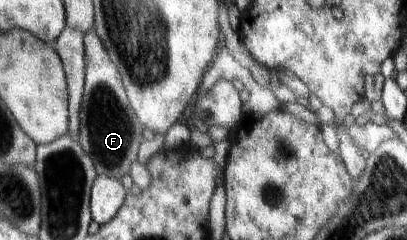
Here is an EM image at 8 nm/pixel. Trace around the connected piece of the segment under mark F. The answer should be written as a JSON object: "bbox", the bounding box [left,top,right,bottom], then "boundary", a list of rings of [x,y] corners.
{"bbox":[79,31,145,180],"boundary":[[[95,31],[85,34],[86,46],[86,87],[82,102],[81,130],[79,143],[91,157],[98,174],[119,180],[130,174],[133,163],[137,161],[139,145],[144,143],[145,128],[125,90],[120,70],[113,64],[104,42]]]}

